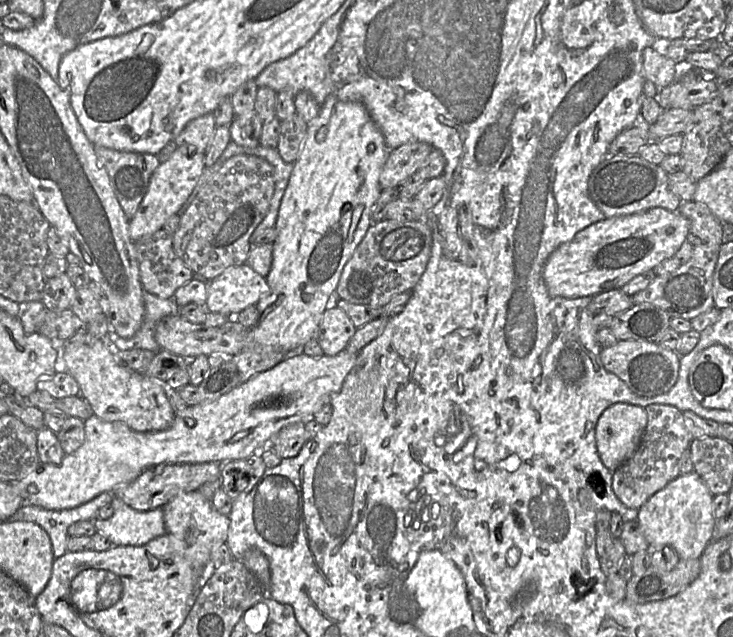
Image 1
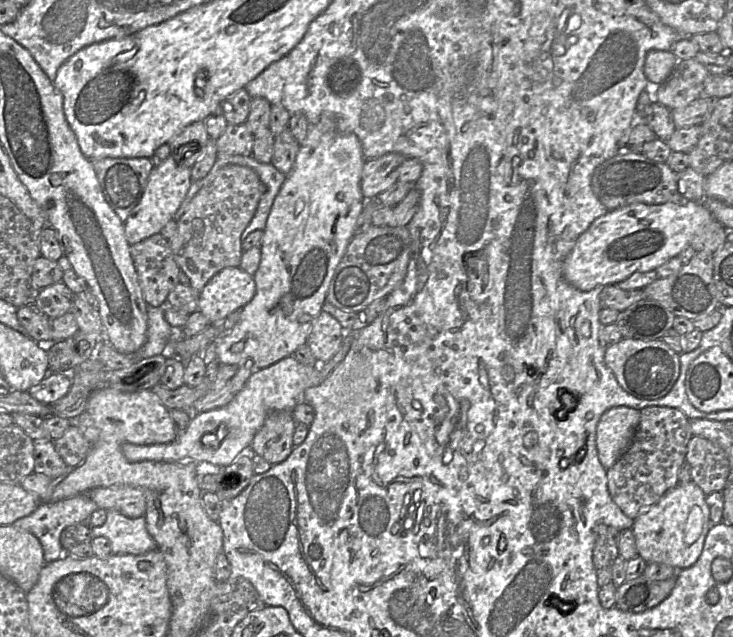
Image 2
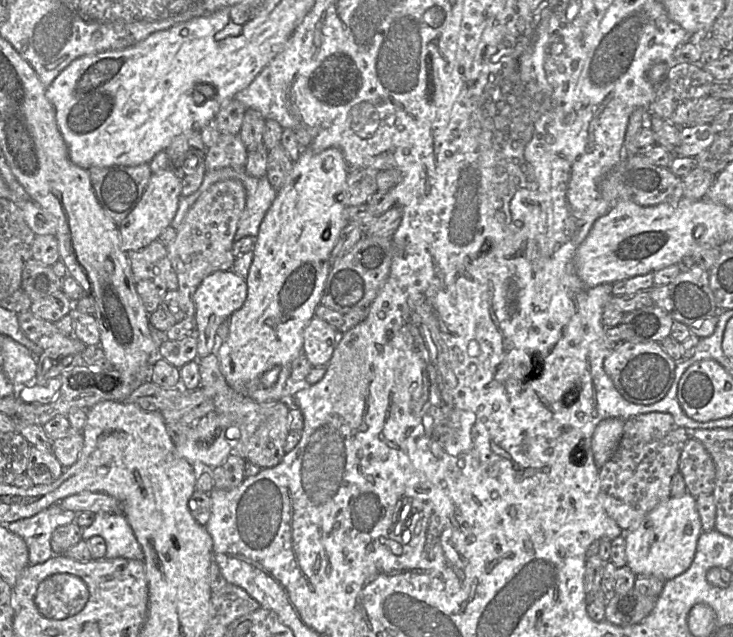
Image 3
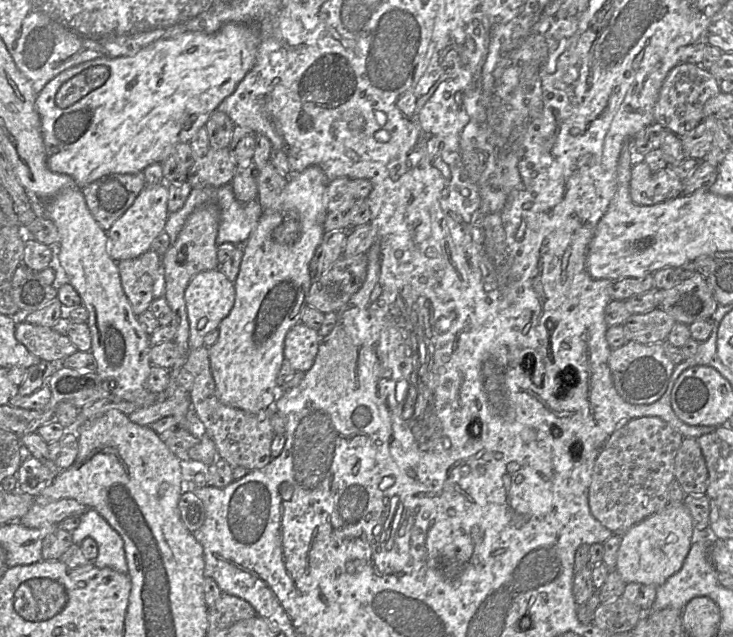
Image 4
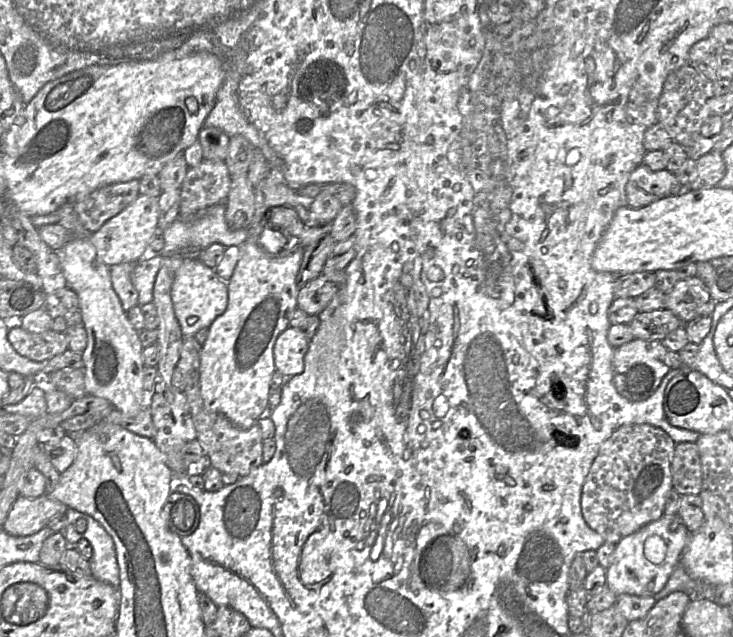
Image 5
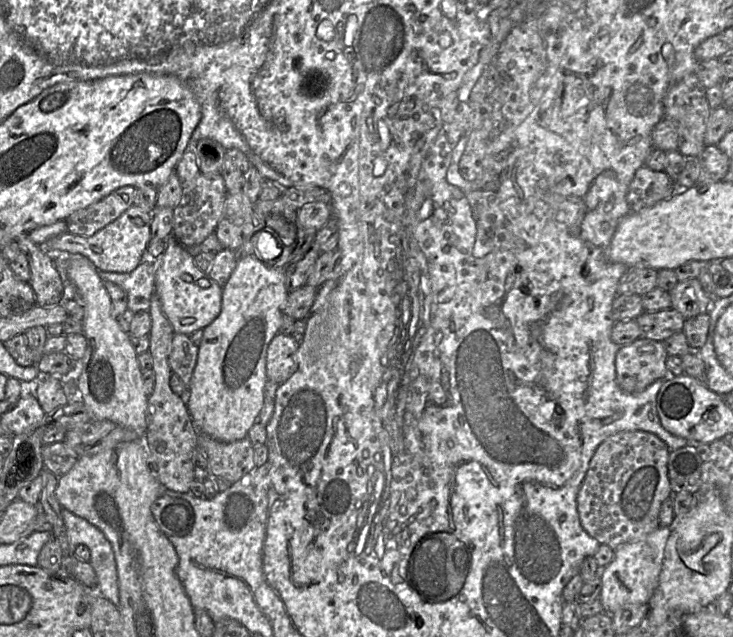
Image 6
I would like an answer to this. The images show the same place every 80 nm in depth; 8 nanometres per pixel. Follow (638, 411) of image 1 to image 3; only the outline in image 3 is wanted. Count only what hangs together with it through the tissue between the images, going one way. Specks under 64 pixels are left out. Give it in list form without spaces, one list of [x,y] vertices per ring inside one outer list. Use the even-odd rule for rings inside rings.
[[[619,418],[602,420],[592,437],[592,452],[597,468],[601,468],[615,453],[624,431],[625,421]]]

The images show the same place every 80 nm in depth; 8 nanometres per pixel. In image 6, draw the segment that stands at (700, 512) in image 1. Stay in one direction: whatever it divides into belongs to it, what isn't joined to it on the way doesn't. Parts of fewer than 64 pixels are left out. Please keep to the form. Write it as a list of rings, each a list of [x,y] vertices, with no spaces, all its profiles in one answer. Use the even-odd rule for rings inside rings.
[[[658,526],[641,540],[622,544],[615,549],[612,562],[604,569],[599,569],[602,585],[599,599],[605,613],[612,615],[624,605],[649,602],[658,586],[670,534],[670,527]]]

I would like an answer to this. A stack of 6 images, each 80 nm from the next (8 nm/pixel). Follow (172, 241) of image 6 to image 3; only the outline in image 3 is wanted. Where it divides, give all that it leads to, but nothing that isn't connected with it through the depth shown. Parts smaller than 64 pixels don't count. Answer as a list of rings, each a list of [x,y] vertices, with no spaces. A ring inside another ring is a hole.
[[[232,270],[216,271],[205,277],[193,297],[194,320],[196,324],[197,354],[203,358],[212,353],[218,327],[235,311],[241,308],[247,297],[246,279],[239,277]]]

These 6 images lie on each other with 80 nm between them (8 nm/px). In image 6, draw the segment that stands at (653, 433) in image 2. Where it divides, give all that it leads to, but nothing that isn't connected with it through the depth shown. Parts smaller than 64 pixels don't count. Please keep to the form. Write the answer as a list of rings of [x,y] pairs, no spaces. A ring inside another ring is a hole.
[[[622,431],[616,433],[609,438],[607,438],[596,450],[593,455],[589,467],[586,473],[586,477],[580,488],[577,497],[577,509],[580,517],[580,522],[584,530],[594,539],[596,539],[600,545],[608,545],[612,549],[616,549],[618,546],[641,540],[649,533],[656,530],[659,526],[659,512],[661,505],[666,501],[671,495],[672,490],[670,486],[669,476],[668,476],[668,458],[670,454],[670,449],[667,444],[661,440],[657,435],[646,432],[646,431]]]

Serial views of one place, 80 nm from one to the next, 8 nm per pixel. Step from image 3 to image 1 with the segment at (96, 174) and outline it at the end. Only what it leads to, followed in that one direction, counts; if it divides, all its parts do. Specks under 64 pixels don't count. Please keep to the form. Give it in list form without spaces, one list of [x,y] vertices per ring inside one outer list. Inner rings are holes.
[[[95,146],[101,165],[107,171],[114,194],[130,220],[144,198],[150,178],[160,162],[156,155],[124,152]]]

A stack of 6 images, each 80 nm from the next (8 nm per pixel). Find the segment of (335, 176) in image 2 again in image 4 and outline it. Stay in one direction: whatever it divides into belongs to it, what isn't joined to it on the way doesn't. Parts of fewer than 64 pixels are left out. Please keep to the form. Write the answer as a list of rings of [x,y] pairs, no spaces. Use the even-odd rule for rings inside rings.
[[[310,166],[302,172],[292,173],[288,178],[287,186],[285,187],[283,193],[279,197],[278,203],[275,207],[272,207],[273,211],[265,211],[263,213],[258,225],[251,233],[249,239],[243,245],[243,257],[240,264],[239,272],[236,280],[233,282],[235,287],[235,301],[233,308],[229,312],[229,314],[221,321],[218,326],[219,335],[217,341],[209,347],[209,360],[211,373],[215,382],[216,392],[219,399],[226,405],[232,406],[234,408],[238,408],[244,410],[249,413],[261,413],[263,411],[268,411],[273,409],[273,406],[276,402],[276,399],[279,394],[279,387],[277,385],[276,379],[277,375],[283,365],[284,362],[284,340],[287,332],[296,324],[300,322],[300,313],[305,304],[305,296],[308,293],[311,284],[313,282],[313,276],[310,271],[310,263],[313,259],[314,253],[317,247],[323,240],[323,236],[325,234],[323,223],[325,217],[327,215],[327,209],[325,206],[325,191],[329,184],[330,180],[323,172],[323,170],[318,166]],[[288,216],[295,216],[298,220],[299,225],[299,233],[295,240],[292,242],[279,242],[274,237],[274,230],[283,224],[285,219]]]

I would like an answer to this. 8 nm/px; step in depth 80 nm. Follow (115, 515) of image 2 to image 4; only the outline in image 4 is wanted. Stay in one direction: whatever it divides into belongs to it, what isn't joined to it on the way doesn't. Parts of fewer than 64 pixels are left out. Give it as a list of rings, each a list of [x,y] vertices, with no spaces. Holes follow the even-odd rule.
[[[89,509],[80,516],[79,526],[72,531],[73,544],[80,545],[82,541],[90,537],[97,542],[98,556],[93,564],[98,568],[111,568],[120,573],[127,573],[128,566],[125,558],[124,543],[121,536],[114,530],[110,524],[95,510]]]

